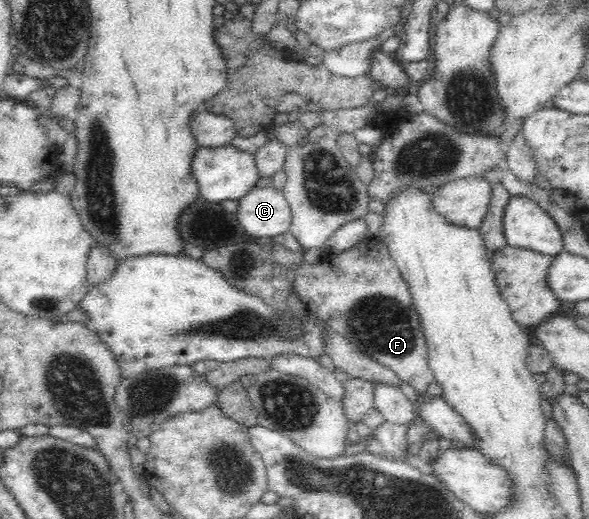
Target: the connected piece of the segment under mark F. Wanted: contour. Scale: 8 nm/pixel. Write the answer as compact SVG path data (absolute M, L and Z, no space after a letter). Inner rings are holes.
M362 240L354 247L332 255L324 255L322 252L320 261L316 263L307 263L302 259L297 265L291 289L306 305L308 312L326 321L332 332L342 336L361 353L390 367L400 381L412 386L418 394L426 393L428 386L435 381L429 367L429 352L420 316L414 311L413 297L382 242Z

